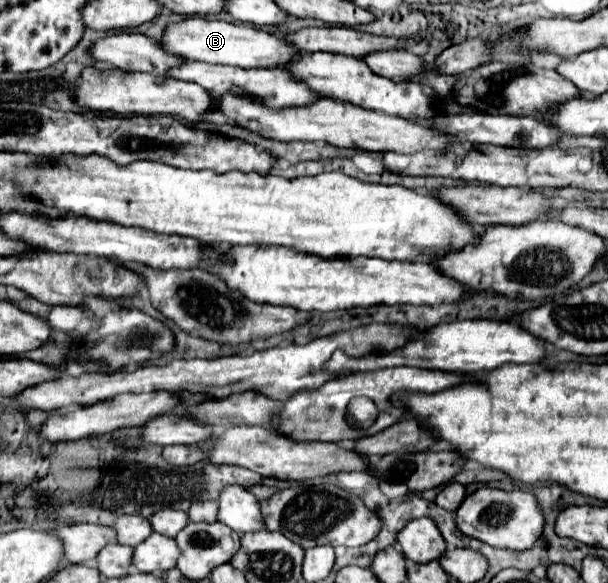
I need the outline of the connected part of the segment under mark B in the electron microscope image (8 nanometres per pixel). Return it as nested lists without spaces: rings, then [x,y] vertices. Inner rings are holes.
[[[188,17],[178,23],[168,23],[158,41],[160,41],[160,47],[166,49],[166,53],[178,55],[182,59],[234,65],[242,69],[280,67],[288,63],[294,57],[294,53],[298,53],[296,47],[288,45],[284,39],[272,33],[266,33],[248,25],[234,25],[228,21],[208,21],[204,17]]]

